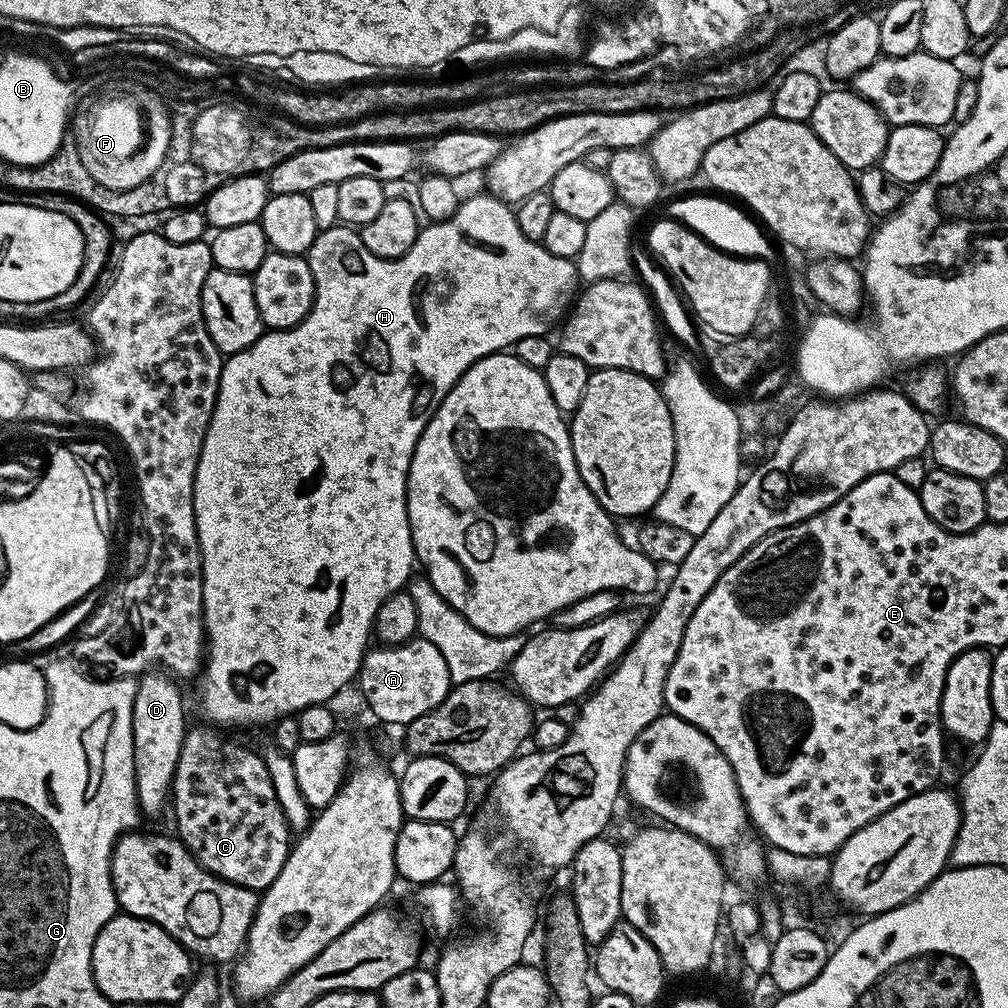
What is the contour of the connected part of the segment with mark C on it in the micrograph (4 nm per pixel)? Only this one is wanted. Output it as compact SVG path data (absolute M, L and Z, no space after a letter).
M192 726L185 732L176 777L172 780L170 808L176 811L175 835L210 874L248 888L251 892L263 893L270 882L278 878L282 866L286 866L288 851L294 843L294 833L282 814L282 806L278 806L278 794L274 794L263 755L259 751L251 752L246 745L236 740L227 740L220 733L223 731L215 727L203 727Z

